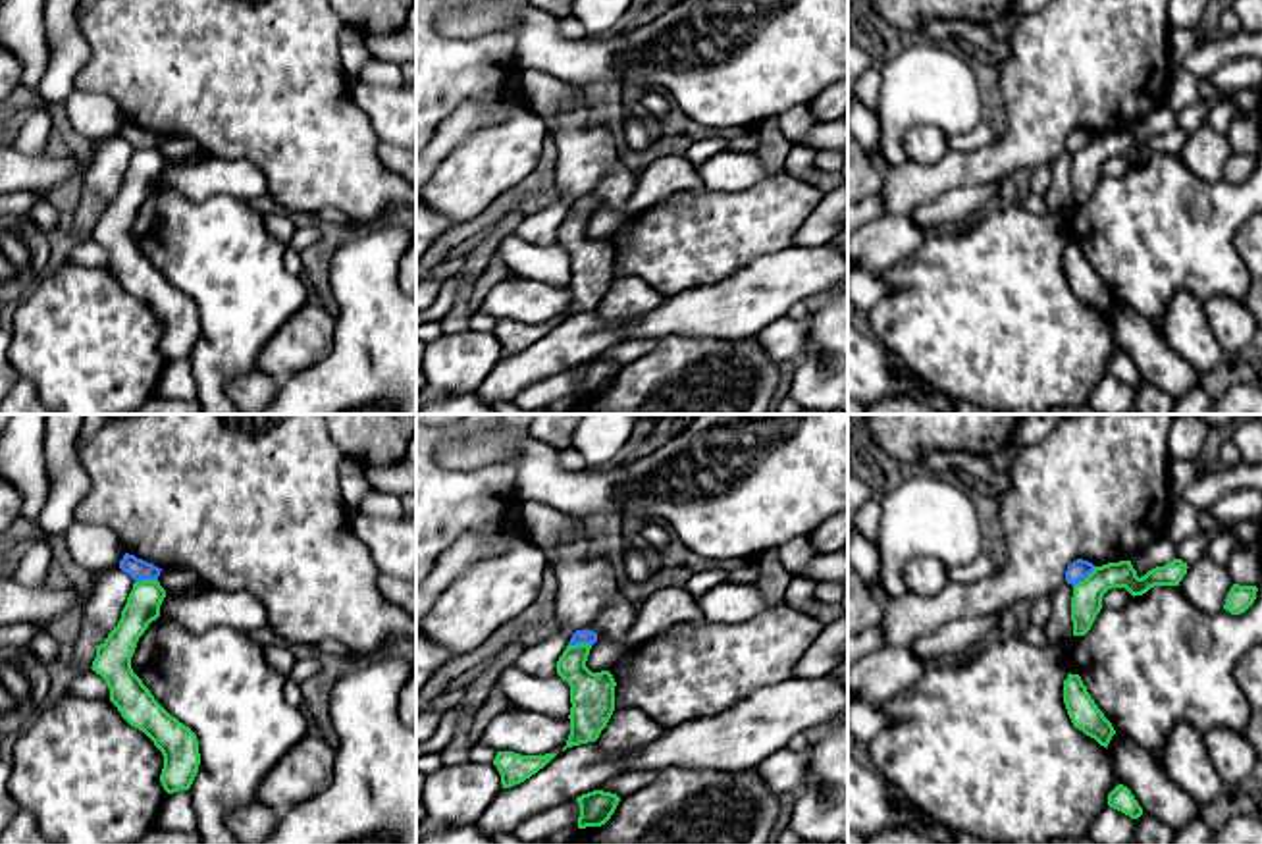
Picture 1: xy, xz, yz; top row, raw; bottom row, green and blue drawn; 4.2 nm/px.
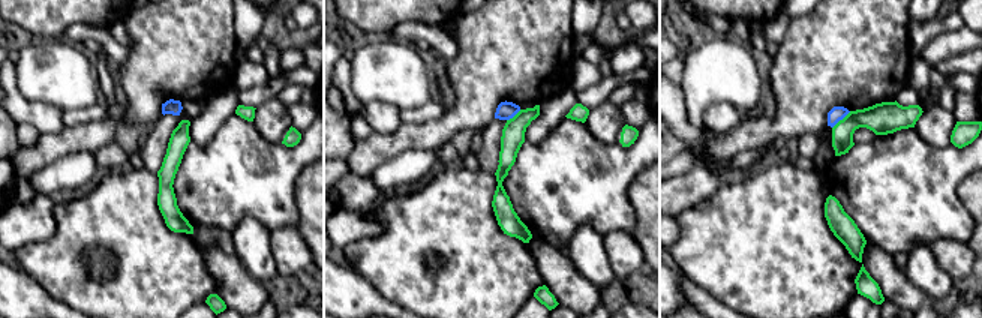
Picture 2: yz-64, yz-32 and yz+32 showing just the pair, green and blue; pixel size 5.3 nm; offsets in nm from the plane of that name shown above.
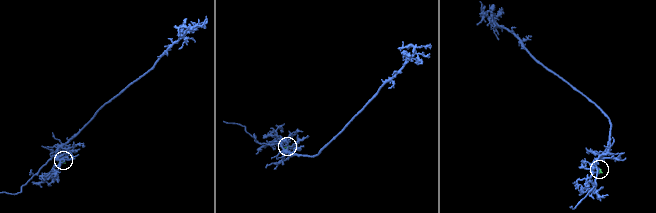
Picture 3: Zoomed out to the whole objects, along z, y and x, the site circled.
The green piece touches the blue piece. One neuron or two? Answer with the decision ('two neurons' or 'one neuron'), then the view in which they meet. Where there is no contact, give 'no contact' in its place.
two neurons | yz

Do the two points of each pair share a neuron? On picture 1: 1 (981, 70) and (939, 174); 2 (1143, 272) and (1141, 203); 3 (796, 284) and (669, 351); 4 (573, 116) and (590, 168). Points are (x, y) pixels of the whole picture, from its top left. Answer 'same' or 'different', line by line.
1: different
2: same
3: different
4: same

